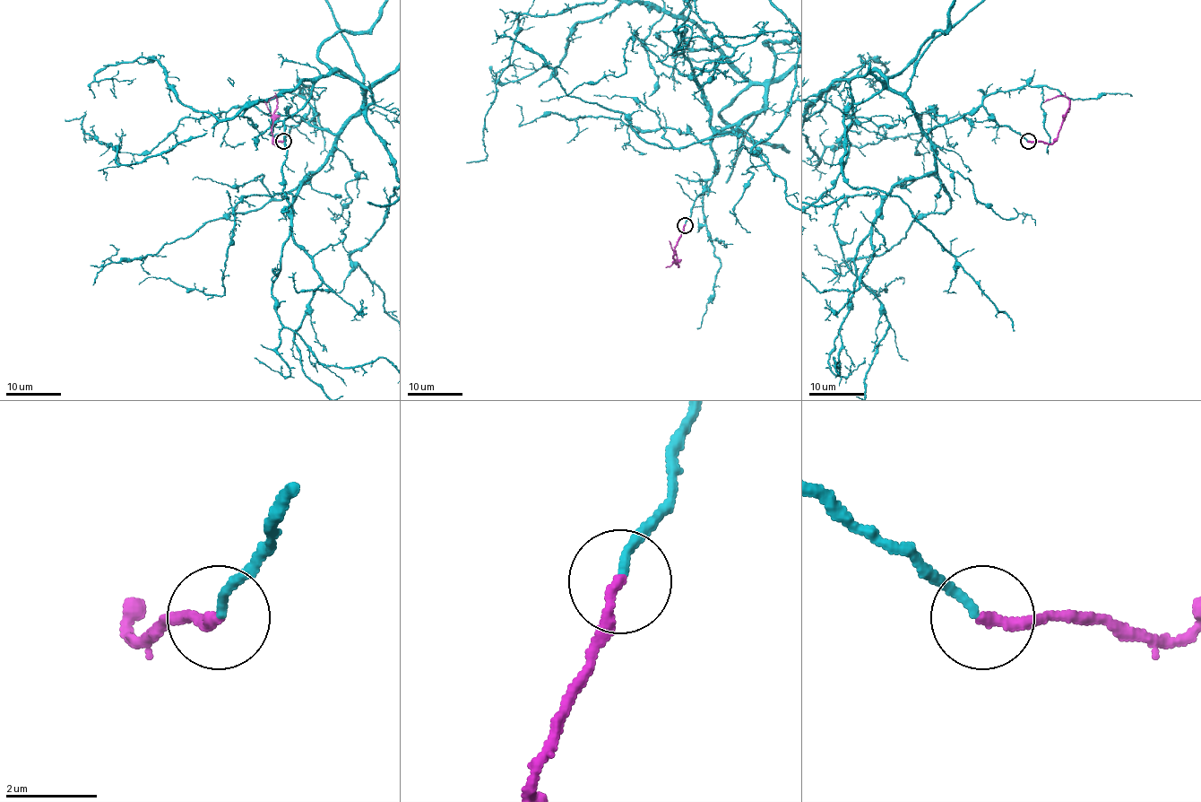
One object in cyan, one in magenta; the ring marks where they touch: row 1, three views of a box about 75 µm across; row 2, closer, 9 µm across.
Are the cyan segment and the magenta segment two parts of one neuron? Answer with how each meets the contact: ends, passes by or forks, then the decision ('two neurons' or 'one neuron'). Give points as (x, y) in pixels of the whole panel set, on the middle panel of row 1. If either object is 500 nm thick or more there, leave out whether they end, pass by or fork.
cyan ends; magenta ends; one neuron

